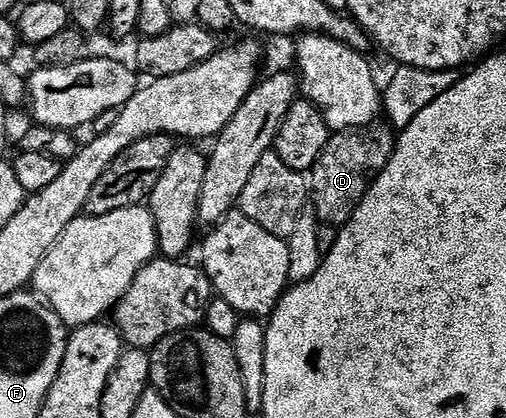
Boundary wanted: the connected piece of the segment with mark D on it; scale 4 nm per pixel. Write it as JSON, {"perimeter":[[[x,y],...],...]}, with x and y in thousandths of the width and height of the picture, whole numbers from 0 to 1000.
{"perimeter":[[[759,289],[708,304],[702,313],[674,313],[650,330],[640,373],[621,402],[621,502],[634,536],[670,548],[700,519],[715,471],[723,471],[755,404],[763,404],[785,330],[785,316]]]}

